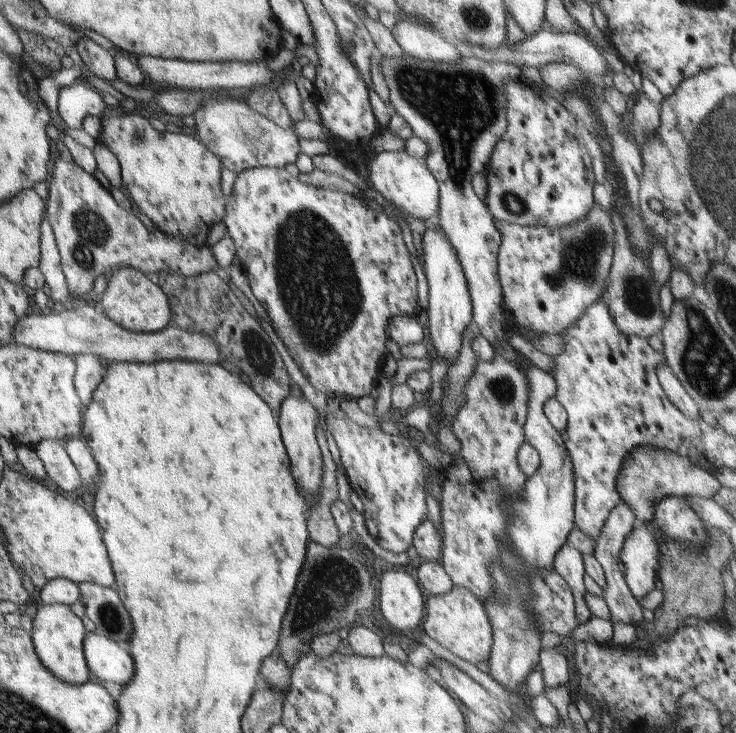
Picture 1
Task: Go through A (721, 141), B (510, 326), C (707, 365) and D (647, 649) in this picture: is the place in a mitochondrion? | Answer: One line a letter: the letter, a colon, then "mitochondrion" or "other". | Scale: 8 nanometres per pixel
A: mitochondrion
B: other
C: mitochondrion
D: other

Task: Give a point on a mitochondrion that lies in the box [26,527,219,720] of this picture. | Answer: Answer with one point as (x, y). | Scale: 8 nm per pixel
(110, 619)

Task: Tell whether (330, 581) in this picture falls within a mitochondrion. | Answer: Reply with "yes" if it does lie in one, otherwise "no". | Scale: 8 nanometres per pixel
yes

